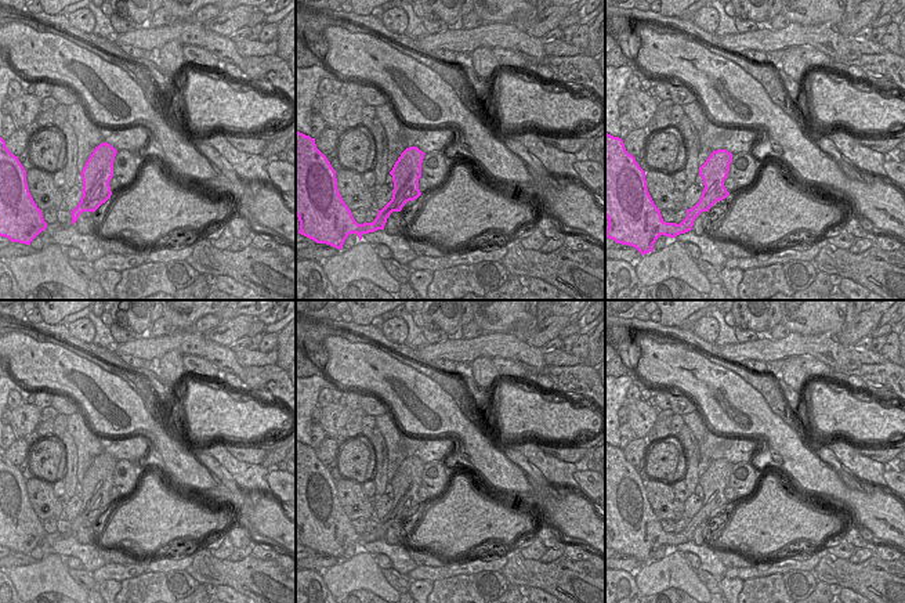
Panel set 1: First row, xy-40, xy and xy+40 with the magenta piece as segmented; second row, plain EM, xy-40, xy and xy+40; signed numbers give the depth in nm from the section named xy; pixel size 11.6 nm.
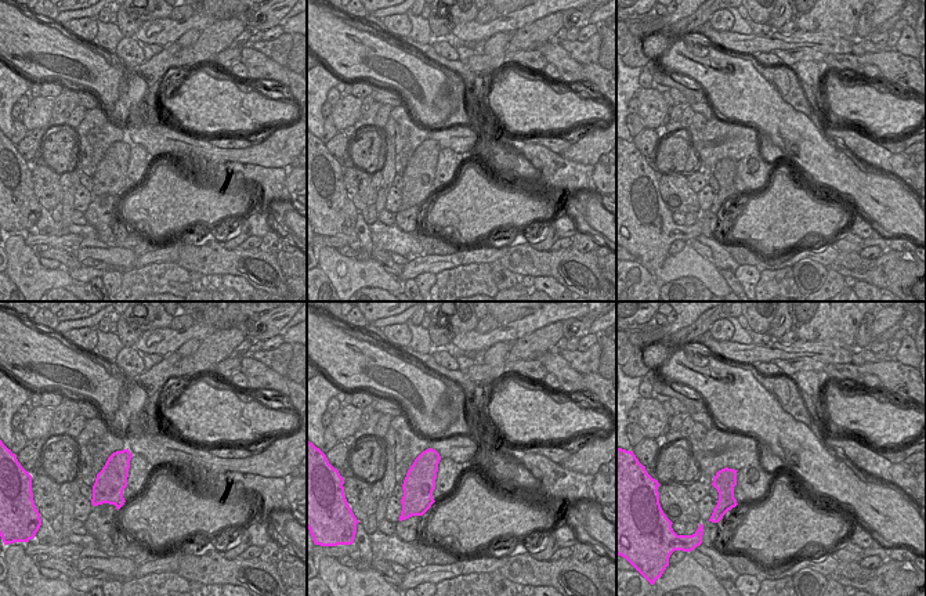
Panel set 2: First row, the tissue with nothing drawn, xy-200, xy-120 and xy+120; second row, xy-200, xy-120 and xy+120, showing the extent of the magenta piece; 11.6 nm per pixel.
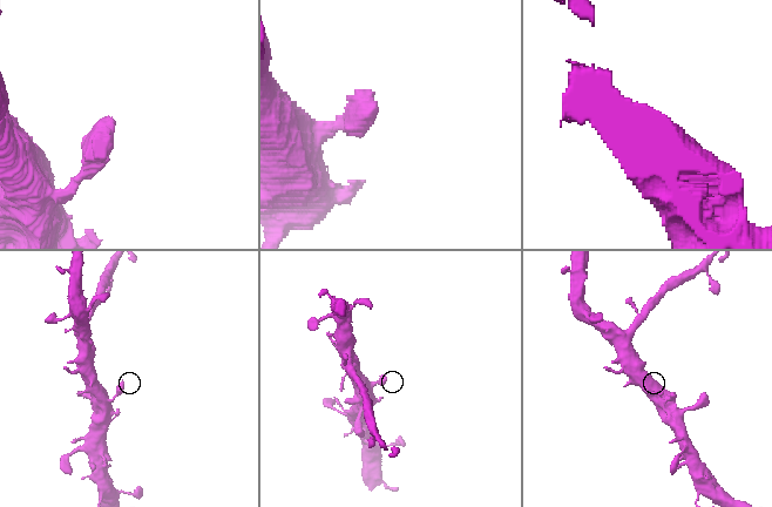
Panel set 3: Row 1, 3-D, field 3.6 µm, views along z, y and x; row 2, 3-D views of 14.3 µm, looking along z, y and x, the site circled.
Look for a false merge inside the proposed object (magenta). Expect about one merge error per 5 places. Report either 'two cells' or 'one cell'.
one cell

